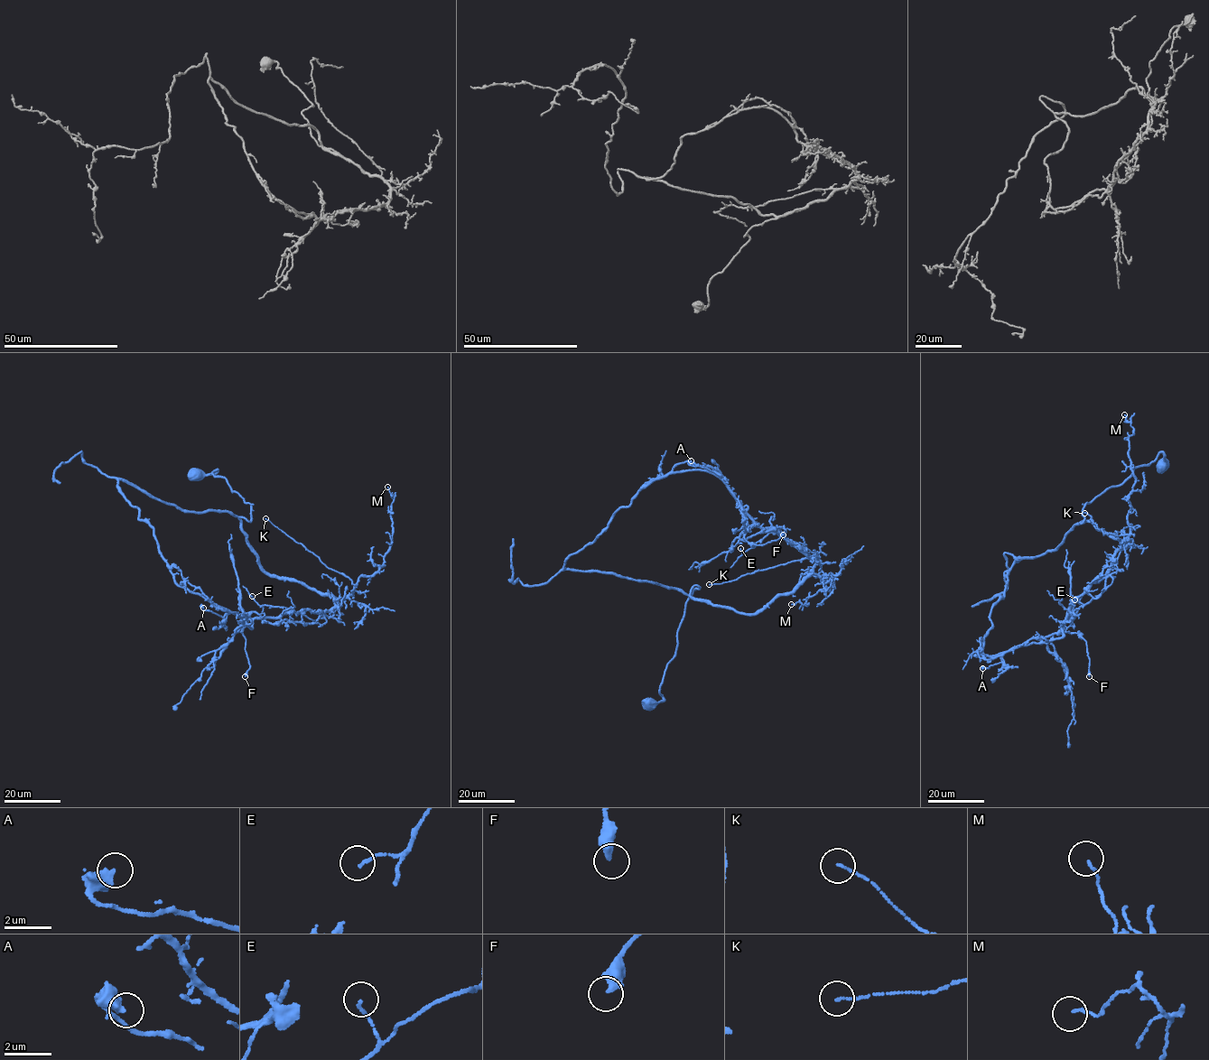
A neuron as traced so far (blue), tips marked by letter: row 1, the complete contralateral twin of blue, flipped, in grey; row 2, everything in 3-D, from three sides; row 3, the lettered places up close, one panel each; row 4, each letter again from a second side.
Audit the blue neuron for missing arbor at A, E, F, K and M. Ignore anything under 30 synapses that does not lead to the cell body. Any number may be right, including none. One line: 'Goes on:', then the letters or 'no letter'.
Goes on: no letter

